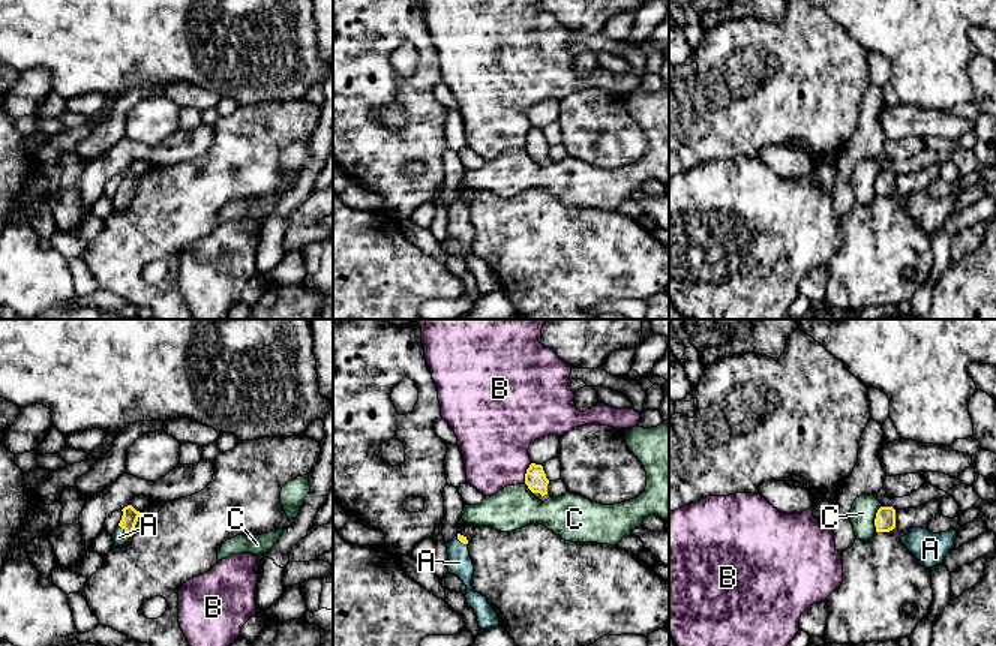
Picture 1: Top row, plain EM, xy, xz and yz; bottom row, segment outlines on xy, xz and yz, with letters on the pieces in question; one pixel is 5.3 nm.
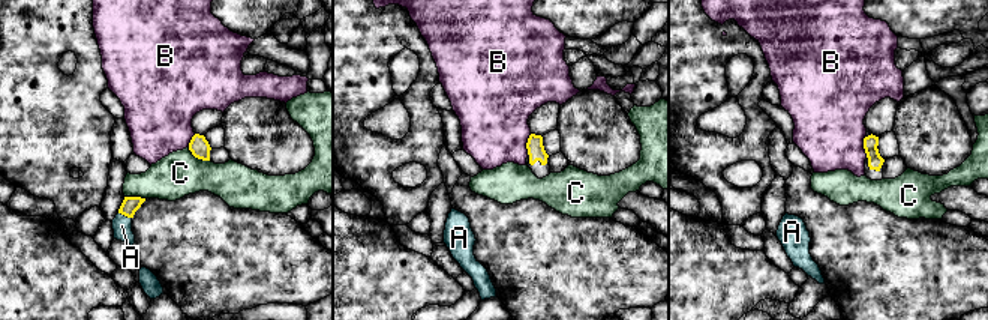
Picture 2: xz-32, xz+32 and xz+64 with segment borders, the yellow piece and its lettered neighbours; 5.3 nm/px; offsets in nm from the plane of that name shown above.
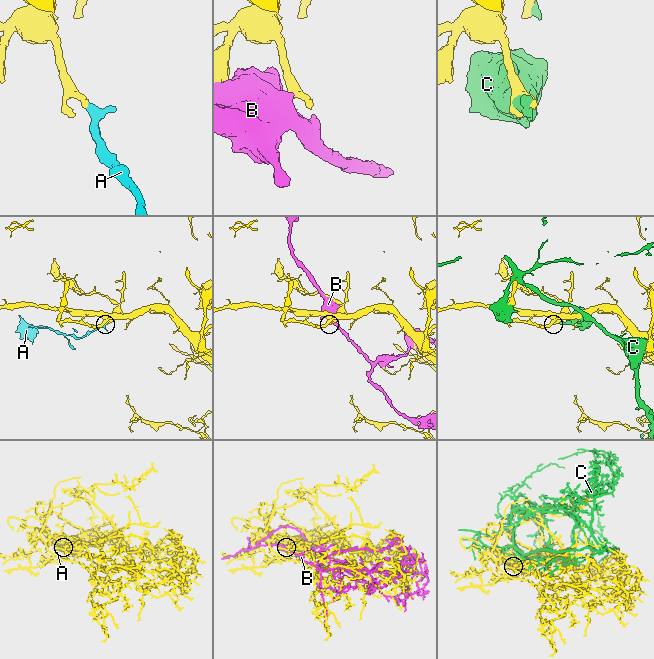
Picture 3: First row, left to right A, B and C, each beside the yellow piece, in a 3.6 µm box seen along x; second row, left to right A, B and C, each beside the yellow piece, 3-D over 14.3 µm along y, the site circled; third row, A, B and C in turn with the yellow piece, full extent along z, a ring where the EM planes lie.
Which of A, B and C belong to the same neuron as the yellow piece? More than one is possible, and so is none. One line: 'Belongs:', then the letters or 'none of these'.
Belongs: A

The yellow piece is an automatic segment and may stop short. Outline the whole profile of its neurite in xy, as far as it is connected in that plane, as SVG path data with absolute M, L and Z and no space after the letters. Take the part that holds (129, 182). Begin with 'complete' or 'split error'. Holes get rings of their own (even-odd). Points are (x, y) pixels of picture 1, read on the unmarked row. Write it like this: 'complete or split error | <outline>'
split error | M132 169L124 171L122 175L123 175L122 184L114 198L111 199L114 211L123 210L129 205L140 181L140 175L136 175Z

